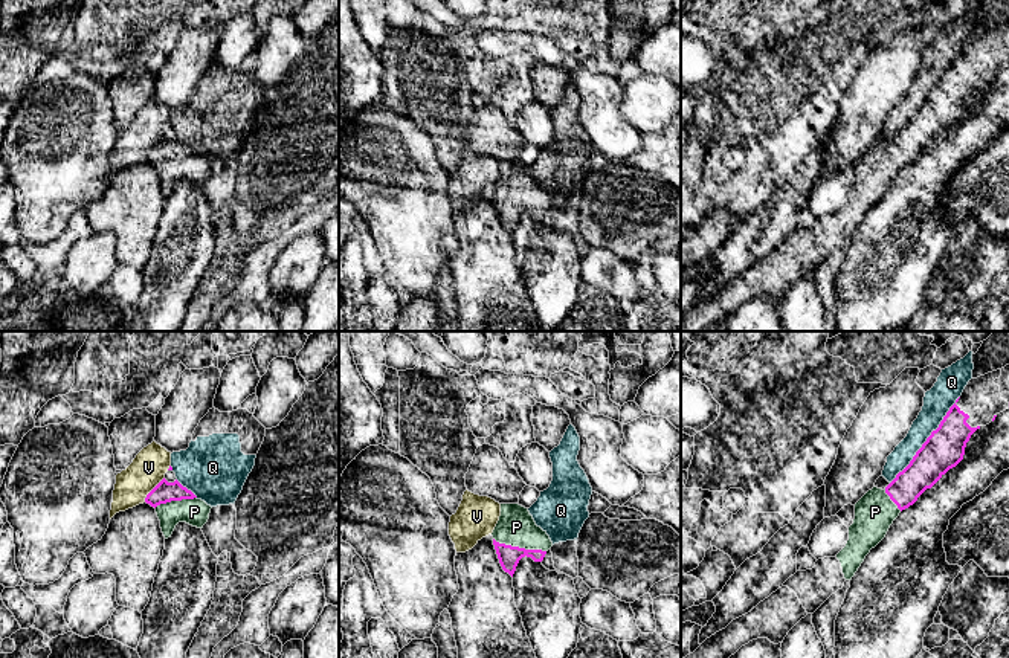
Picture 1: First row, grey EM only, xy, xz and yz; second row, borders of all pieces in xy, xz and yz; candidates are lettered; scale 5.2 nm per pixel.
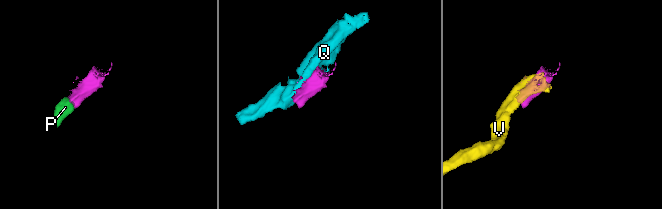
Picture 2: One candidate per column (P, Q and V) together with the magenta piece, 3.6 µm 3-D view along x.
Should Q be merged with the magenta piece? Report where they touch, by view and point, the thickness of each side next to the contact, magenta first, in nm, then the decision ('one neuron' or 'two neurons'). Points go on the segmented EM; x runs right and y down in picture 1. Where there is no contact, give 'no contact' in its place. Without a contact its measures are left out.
yz (927, 440) | 220/150 nm | two neurons

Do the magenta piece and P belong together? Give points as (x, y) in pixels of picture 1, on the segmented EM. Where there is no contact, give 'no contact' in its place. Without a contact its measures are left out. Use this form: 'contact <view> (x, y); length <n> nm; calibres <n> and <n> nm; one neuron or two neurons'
contact xz (518, 547); length 280 nm; calibres 120 and 200 nm; one neuron

